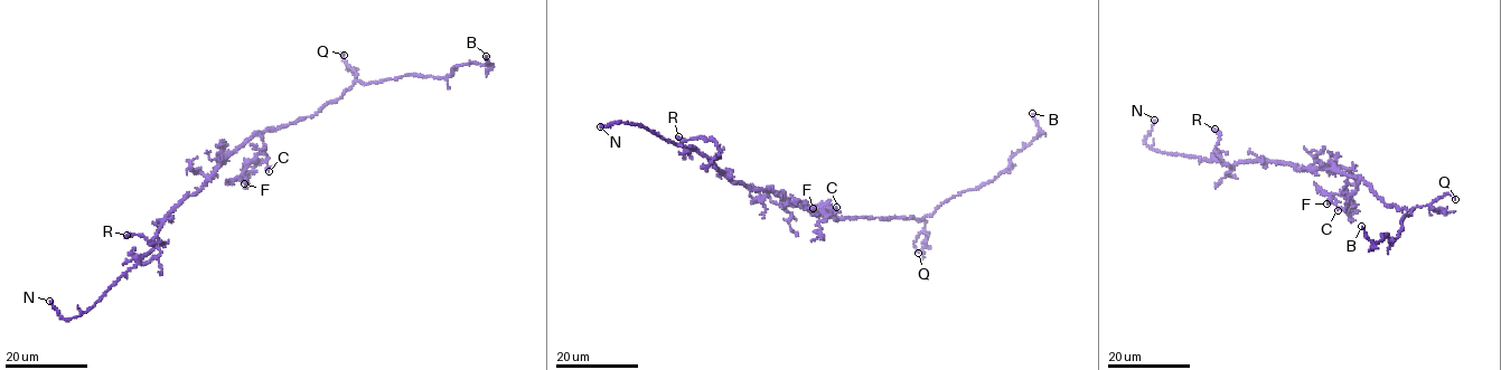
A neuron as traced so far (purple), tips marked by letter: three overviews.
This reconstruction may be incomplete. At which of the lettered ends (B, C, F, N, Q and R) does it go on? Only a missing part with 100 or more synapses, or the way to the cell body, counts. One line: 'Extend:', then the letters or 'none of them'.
Extend: N

